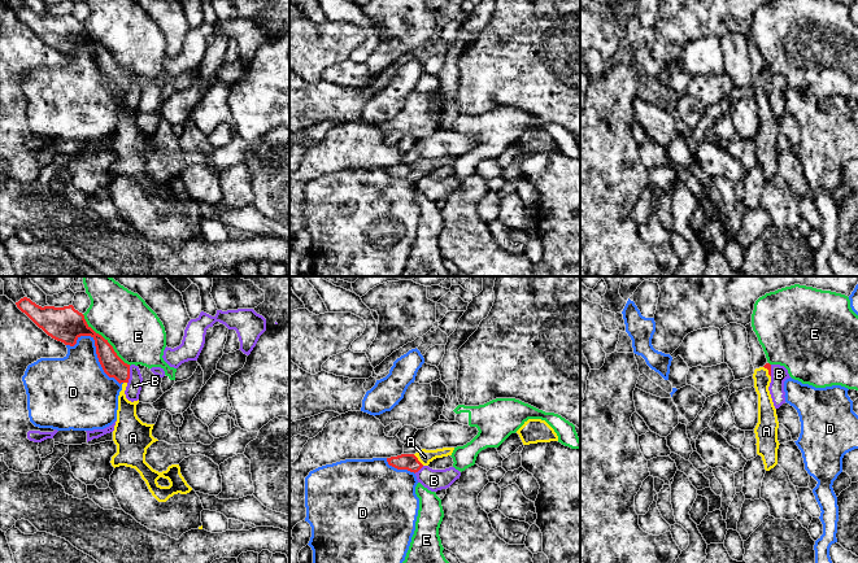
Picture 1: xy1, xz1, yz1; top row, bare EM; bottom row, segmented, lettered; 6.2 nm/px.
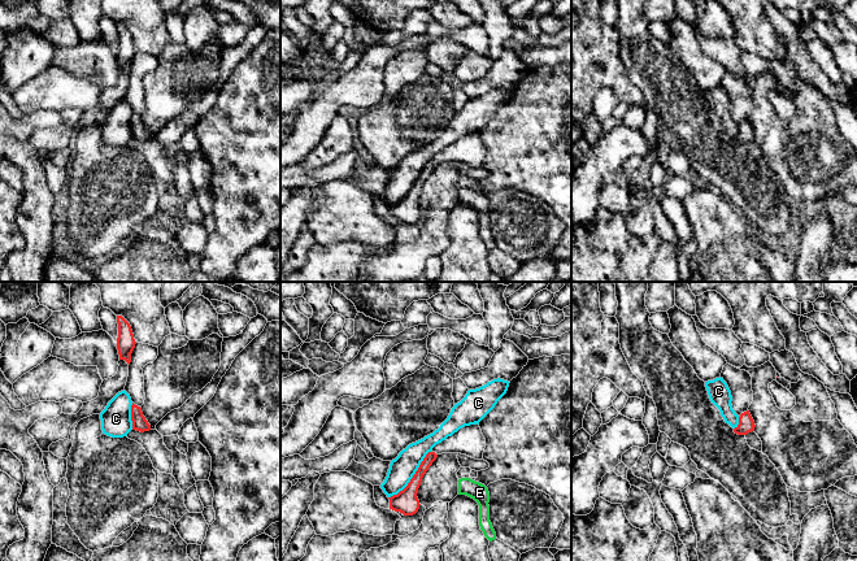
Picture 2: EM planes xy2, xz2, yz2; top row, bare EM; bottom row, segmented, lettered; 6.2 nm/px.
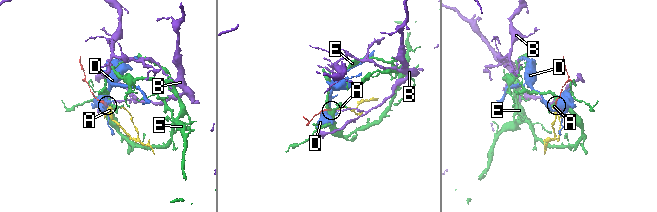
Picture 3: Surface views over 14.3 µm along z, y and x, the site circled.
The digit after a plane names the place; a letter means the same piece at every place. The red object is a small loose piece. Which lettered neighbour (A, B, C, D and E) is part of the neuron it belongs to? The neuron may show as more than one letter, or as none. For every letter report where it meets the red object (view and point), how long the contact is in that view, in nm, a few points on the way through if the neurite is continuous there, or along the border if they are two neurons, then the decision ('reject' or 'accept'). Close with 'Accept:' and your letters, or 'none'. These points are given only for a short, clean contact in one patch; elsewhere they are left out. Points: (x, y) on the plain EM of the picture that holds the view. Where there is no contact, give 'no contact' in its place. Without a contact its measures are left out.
A: meets red in xz1 at (417, 169); contact 100 nm long; runs through xz1 (409, 171), (417, 169), (425, 166); accept
B: meets red in xy1 at (129, 84); contact 110 nm long; border along xy1 (130, 75), (127, 92); reject
C: meets red in xz2 at (413, 186); contact 400 nm long; reject
D: meets red in xy1 at (96, 60); contact 420 nm long; reject
E: meets red in xy1 at (105, 49); contact 440 nm long; border along xy1 (82, 23), (85, 30), (130, 74); reject
Accept: A

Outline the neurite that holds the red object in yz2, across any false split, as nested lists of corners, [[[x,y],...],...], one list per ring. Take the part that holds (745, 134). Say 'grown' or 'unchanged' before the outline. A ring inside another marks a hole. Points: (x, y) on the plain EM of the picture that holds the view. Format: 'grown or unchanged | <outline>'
unchanged | [[[749,119],[744,121],[739,126],[739,134],[734,138],[734,142],[738,144],[747,144],[748,142],[754,140],[754,130]]]

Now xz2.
unchanged | [[[428,161],[423,170],[421,171],[418,179],[408,192],[408,195],[400,200],[397,204],[393,204],[390,208],[390,218],[400,221],[404,225],[413,225],[419,218],[419,209],[417,206],[418,197],[421,195],[422,187],[436,169],[438,164],[435,161]]]

